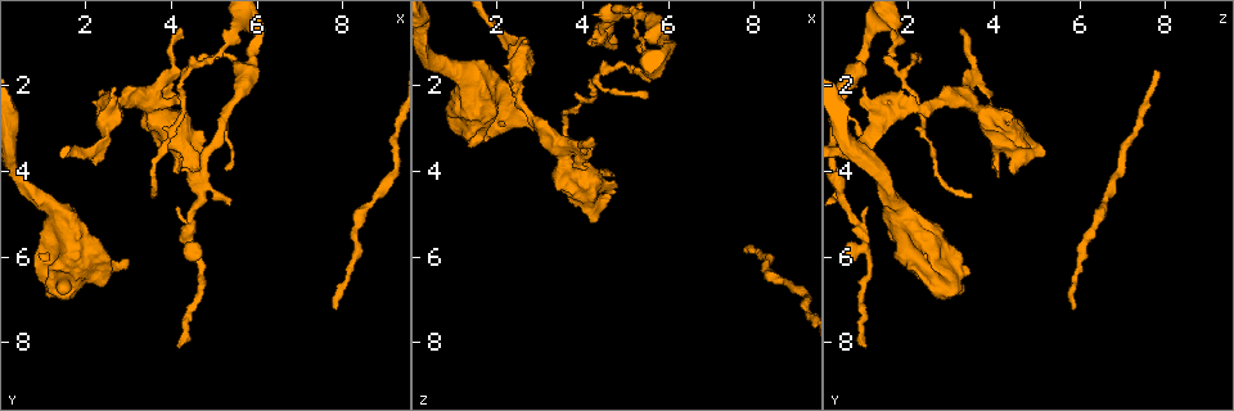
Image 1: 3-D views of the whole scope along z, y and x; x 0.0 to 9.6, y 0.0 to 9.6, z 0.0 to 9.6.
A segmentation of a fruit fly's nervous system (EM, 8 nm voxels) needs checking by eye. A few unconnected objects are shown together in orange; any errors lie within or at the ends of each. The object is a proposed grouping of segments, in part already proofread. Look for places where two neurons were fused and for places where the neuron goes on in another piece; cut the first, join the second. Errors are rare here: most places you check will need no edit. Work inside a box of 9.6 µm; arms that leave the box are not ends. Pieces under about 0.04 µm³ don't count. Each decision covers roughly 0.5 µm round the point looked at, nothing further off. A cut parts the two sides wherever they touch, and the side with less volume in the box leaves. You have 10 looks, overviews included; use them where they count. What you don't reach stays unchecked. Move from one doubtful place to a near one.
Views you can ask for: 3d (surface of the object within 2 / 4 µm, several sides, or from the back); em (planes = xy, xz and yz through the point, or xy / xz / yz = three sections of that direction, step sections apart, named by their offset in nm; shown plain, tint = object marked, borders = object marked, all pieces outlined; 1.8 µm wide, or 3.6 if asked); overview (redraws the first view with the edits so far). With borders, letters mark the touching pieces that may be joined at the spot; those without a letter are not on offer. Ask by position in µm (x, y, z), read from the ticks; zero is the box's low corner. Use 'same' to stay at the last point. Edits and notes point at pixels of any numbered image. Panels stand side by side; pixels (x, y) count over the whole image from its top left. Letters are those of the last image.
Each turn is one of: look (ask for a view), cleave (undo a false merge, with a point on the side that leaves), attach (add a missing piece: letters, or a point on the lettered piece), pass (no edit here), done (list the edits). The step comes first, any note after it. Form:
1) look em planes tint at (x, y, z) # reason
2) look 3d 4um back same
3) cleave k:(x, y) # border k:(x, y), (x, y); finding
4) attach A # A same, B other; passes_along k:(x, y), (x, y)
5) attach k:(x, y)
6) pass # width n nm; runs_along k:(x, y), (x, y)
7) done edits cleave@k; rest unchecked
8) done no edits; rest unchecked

look em 3.6um yz step 16 borders at (1.80, 6.15, 2.40) # abrupt turn

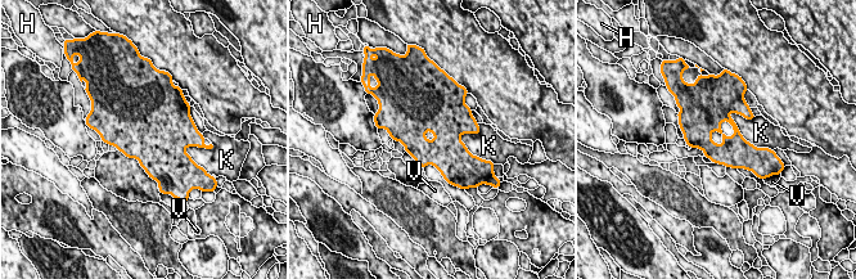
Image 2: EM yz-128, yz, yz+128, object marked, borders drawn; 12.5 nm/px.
pass # H other, K other, V other; border 2:(730, 111), (739, 133), (761, 148); continuous, no second neuron

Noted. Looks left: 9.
look 3d 2um at (5.95, 1.10, 1.05) # thick turns thin

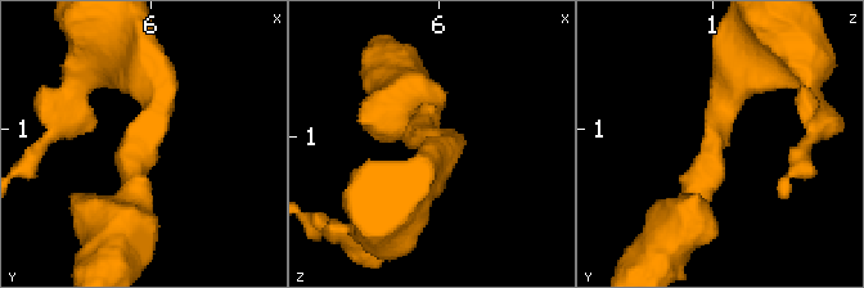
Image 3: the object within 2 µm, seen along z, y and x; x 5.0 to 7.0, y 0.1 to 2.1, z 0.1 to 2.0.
look em planes borders at (5.92, 1.12, 1.00) # arm_widths 340, 400 nm; now the EM

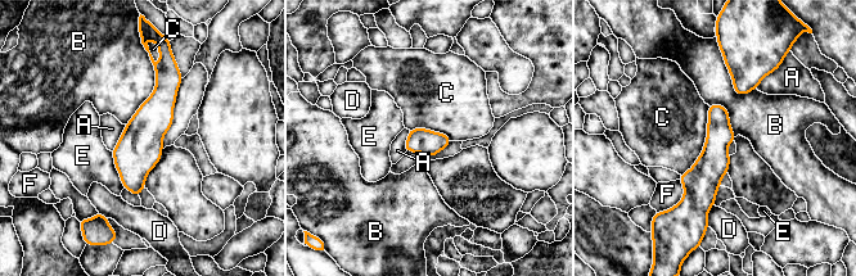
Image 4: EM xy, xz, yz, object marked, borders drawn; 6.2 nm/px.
pass # width 160 nm; A other, B other, C other, D other, E other, F other; continuous, no second neuron

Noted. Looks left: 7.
look em yz step 16 tint at (7.80, 7.20, 5.85) # free end

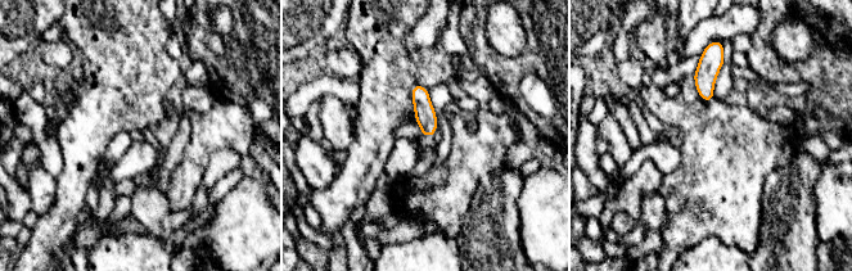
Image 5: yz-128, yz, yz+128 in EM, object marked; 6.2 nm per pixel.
look em xy step 4 borders same

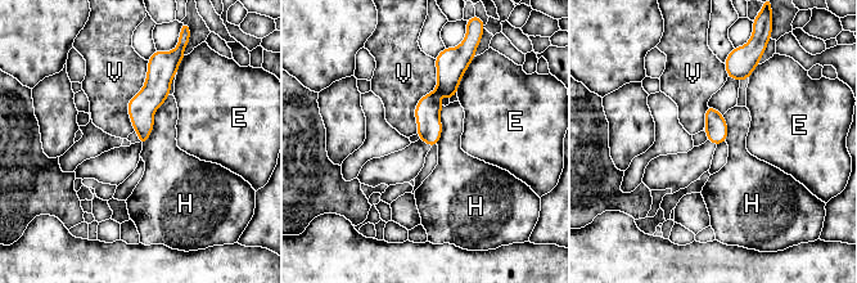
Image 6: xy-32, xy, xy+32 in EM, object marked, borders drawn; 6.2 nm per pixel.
pass # width 140 nm; E other, H other, V other; border 6:(170, 95), (143, 144); none of them fits

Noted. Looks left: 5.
look em planes borders at (4.20, 8.05, 1.10) # branch stops here

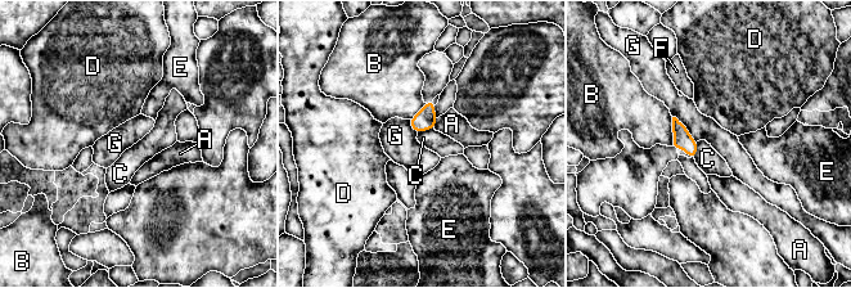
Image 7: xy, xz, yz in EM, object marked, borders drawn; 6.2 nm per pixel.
pass # A other, B other, C other, D other, E other, F other, G other; border 7:(697, 142), (697, 153), (693, 158); no lettered piece goes on from it

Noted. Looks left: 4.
done no edits; rest unchecked

